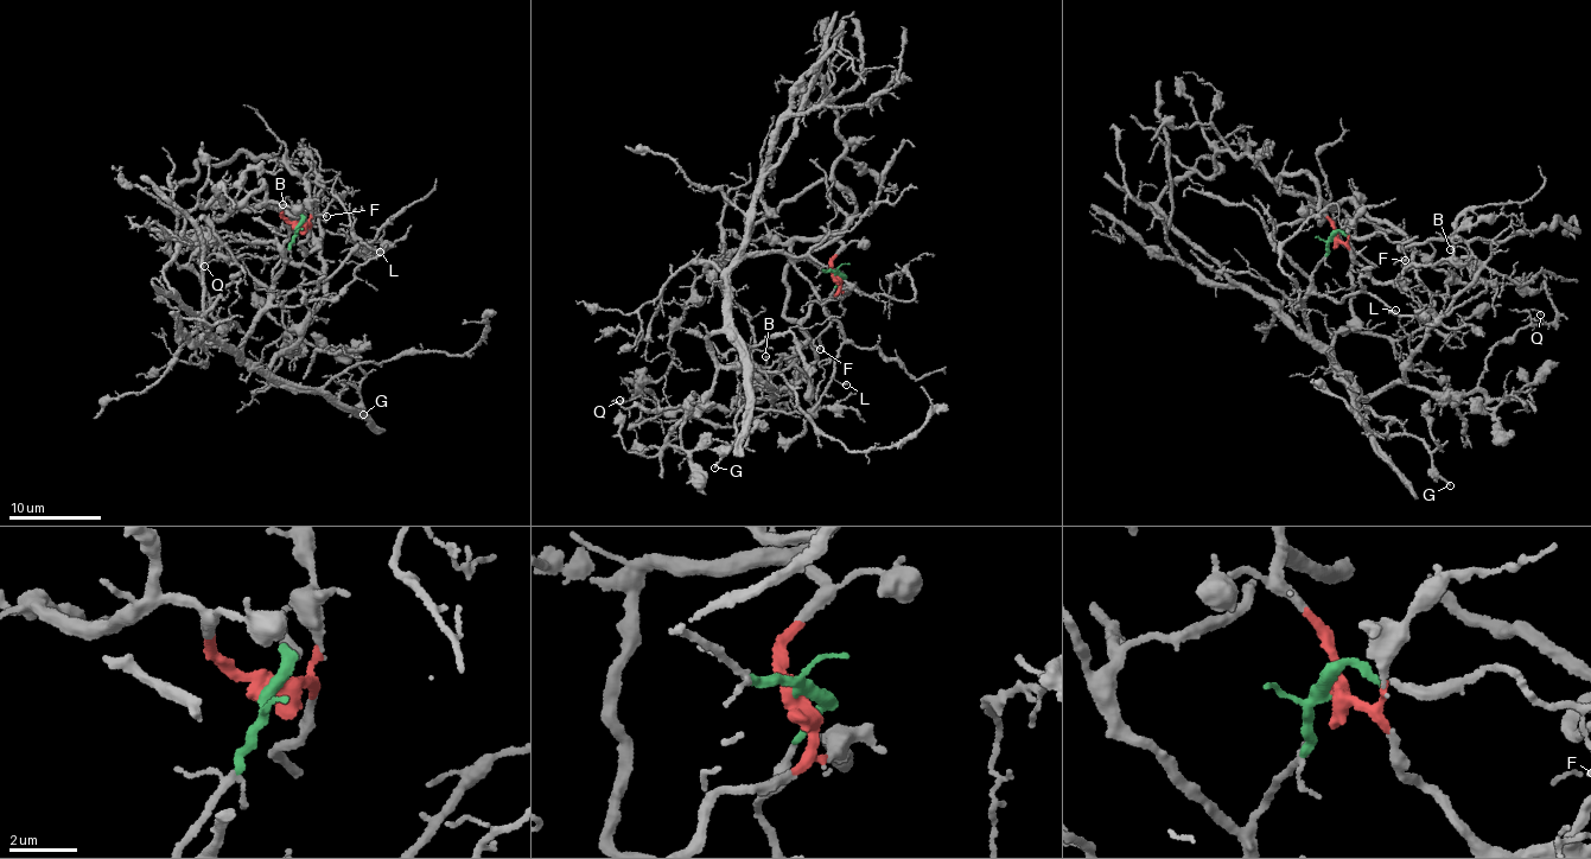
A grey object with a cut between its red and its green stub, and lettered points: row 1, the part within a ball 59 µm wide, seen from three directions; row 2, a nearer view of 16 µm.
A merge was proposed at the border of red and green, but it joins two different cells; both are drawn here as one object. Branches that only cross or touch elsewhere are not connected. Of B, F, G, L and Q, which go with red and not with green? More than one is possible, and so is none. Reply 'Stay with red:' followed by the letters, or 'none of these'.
Stay with red: B

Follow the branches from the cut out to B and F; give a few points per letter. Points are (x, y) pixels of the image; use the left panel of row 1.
B: (296, 227), (309, 227), (300, 242), (306, 254), (314, 248), (309, 222), (314, 218), (285, 196), (281, 204)
F: (296, 227), (306, 216), (301, 204), (305, 202), (317, 203), (317, 211), (328, 216)

